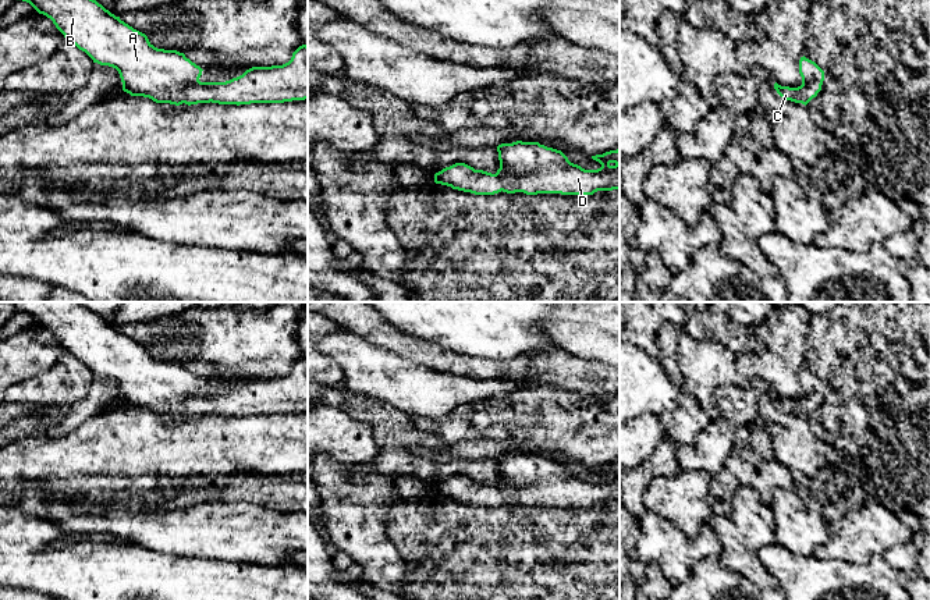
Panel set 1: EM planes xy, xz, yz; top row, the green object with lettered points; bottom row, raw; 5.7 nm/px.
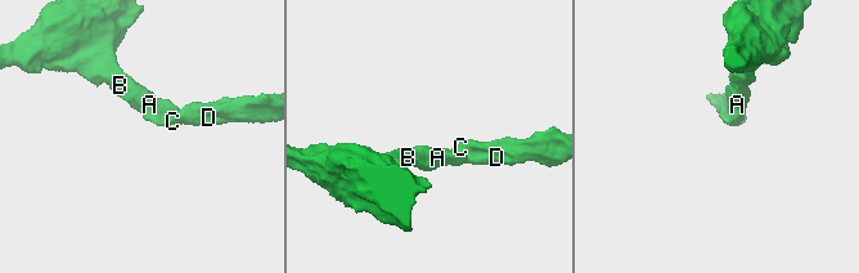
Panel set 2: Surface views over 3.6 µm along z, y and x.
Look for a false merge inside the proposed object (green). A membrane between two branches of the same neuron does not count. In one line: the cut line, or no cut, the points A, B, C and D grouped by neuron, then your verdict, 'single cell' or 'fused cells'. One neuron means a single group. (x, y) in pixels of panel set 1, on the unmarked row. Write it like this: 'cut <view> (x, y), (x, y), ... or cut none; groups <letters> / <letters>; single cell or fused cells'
cut none; groups A B C D; single cell

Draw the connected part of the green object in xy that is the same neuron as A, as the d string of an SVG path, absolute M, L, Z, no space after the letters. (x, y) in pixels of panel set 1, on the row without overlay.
M17 302L17 312L29 315L53 333L65 352L85 363L93 374L118 383L123 402L131 408L149 409L156 415L191 418L198 415L251 416L284 415L308 411L308 358L299 358L288 374L252 379L226 394L200 394L202 380L177 362L155 359L148 348L106 322L82 302Z

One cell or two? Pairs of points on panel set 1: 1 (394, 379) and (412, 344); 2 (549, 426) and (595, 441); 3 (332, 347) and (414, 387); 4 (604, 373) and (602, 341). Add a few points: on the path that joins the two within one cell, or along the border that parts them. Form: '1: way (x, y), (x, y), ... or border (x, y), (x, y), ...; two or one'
1: border (373, 345), (393, 350), (435, 370); two
2: way (560, 426), (577, 426), (584, 433); one
3: way (352, 354), (371, 370), (393, 380); one
4: border (582, 358), (604, 364); two

